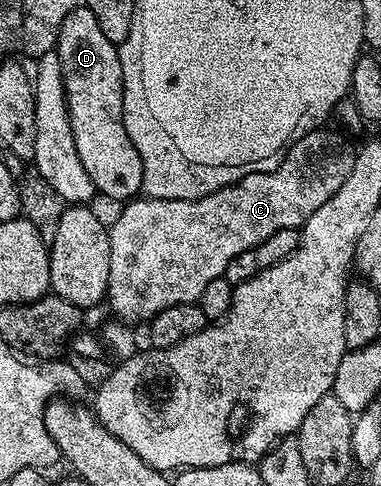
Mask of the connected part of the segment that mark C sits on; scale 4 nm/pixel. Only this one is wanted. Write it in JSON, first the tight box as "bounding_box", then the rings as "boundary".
{"bounding_box":[107,127,355,323],"boundary":[[[322,127],[313,130],[312,133],[303,135],[303,139],[296,141],[289,149],[289,154],[283,159],[279,168],[271,170],[270,173],[251,174],[249,177],[241,178],[233,185],[225,186],[205,198],[197,198],[194,201],[164,201],[163,199],[146,196],[144,199],[130,200],[122,208],[126,209],[118,215],[117,222],[108,226],[109,242],[111,243],[111,271],[109,272],[109,292],[107,294],[108,308],[116,315],[118,313],[121,316],[118,318],[122,322],[144,321],[145,323],[156,317],[165,308],[200,302],[201,297],[207,291],[207,283],[211,283],[216,277],[224,277],[231,259],[235,259],[239,255],[243,255],[243,251],[263,243],[263,239],[271,239],[271,235],[275,235],[275,231],[283,231],[284,229],[300,230],[305,221],[311,219],[311,215],[315,215],[315,211],[319,211],[319,207],[323,207],[323,203],[327,203],[327,199],[331,199],[331,195],[335,195],[335,191],[339,191],[339,187],[343,187],[347,175],[351,175],[351,167],[355,156],[354,146],[349,146],[339,134],[328,133],[327,130],[328,128]]]}

